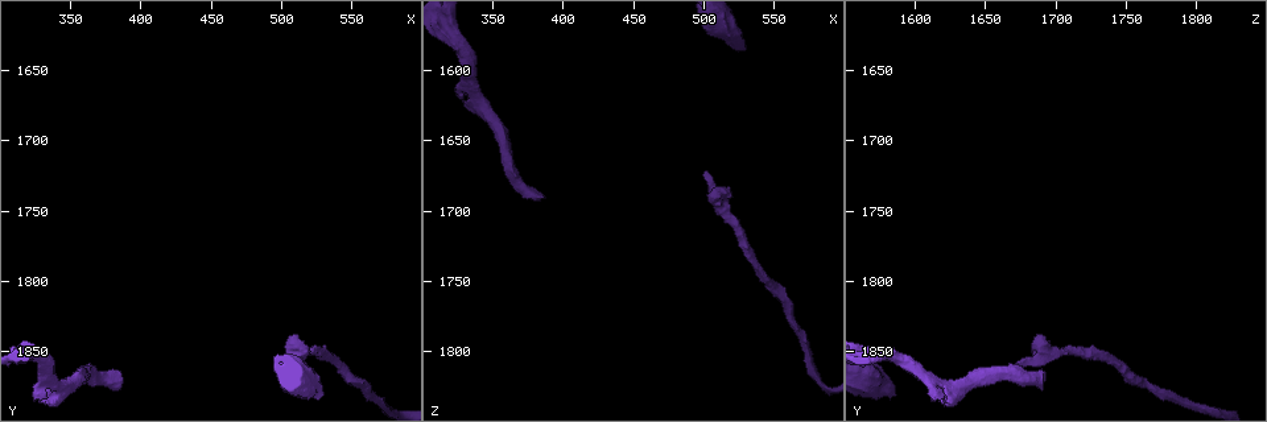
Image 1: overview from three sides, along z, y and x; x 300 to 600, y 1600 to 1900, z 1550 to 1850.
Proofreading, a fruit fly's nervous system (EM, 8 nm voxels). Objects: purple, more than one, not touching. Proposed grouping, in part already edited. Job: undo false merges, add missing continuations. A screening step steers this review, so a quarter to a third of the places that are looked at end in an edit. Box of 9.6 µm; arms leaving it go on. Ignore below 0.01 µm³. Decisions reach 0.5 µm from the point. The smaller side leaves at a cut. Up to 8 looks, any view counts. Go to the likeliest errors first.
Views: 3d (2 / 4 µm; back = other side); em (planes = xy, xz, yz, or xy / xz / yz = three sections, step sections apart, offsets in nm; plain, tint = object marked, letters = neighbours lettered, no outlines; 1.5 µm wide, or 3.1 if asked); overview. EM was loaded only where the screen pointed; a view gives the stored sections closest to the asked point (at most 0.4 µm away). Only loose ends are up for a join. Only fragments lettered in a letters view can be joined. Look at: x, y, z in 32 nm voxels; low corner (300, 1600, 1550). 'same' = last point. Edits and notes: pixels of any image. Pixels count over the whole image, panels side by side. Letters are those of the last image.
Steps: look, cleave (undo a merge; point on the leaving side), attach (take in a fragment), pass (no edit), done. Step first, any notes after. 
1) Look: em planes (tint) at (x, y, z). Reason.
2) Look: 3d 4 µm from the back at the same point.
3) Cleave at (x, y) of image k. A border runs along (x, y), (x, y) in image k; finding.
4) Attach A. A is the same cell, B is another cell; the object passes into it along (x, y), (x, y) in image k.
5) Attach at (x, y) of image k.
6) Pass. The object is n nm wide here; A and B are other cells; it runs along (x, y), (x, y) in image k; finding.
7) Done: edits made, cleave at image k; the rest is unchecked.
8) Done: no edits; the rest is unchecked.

Look: em planes (letters) at (530, 1882, 1584). Thick end.

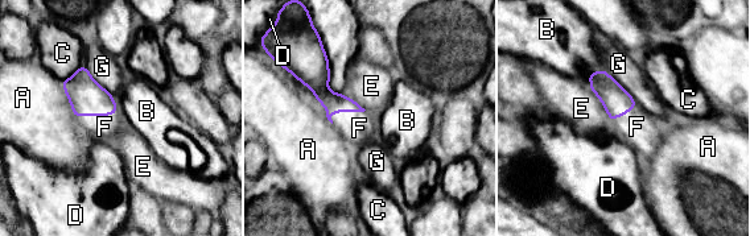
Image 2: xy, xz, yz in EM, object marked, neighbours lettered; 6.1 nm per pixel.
Attach at (104, 127) of image 2. F is the same cell, A, B, C, D, E and G are other cells; the cell continues.

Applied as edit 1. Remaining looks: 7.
Look: overview.

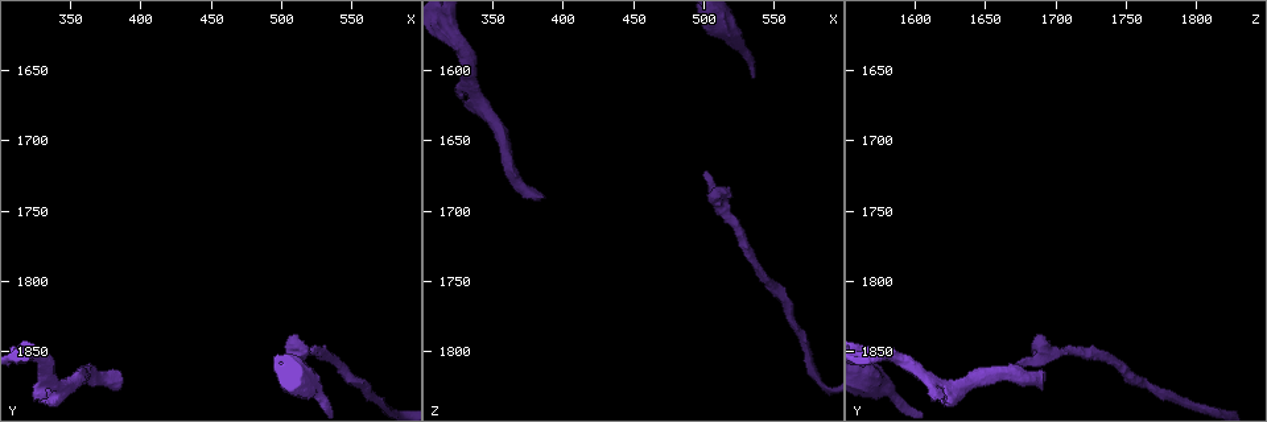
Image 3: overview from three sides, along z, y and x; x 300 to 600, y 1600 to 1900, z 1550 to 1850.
Look: 3d 2 µm at (510, 1848, 1692). Branch point.

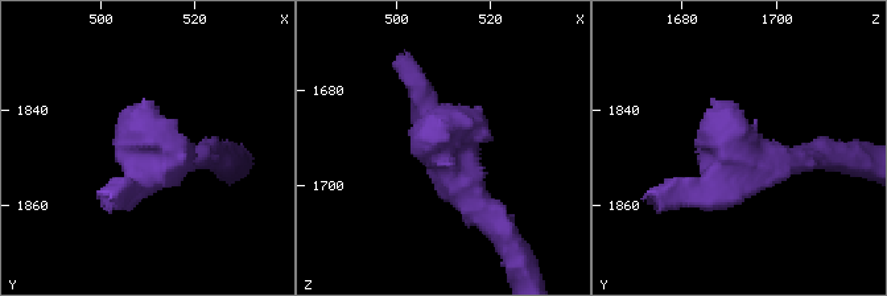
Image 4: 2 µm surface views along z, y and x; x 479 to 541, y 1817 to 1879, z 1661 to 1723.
Look: em yz step 4 (tint) at (509, 1850, 1692).

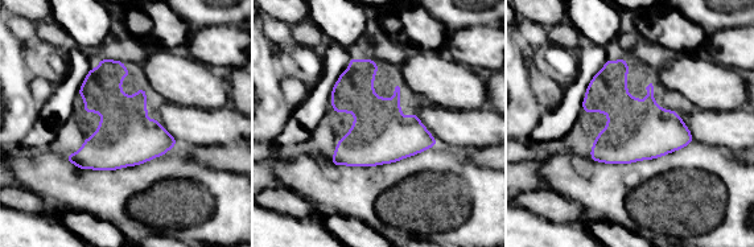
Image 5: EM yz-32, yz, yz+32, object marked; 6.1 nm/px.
Look: em planes (letters) at the same point.

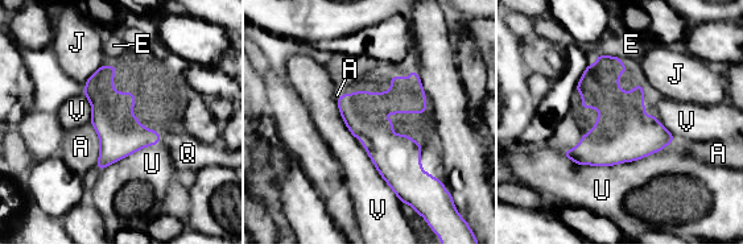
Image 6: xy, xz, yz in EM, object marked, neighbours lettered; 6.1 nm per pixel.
Pass. The object is 280 nm wide here; A, E, J, Q, U and V are other cells; a border runs along (362, 147), (378, 173), (400, 201) in image 6; continuous, no second cell.

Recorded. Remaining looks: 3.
Done: edits made, attach at image 2; the rest is unchecked.

